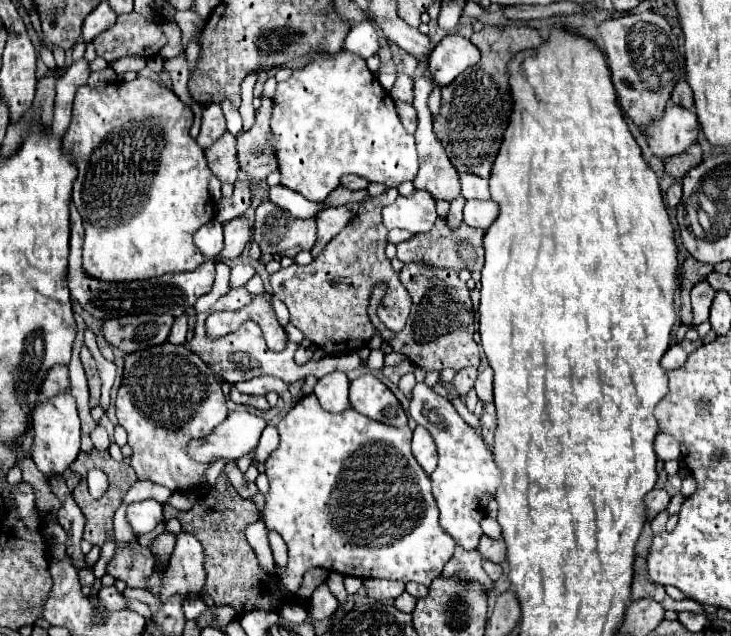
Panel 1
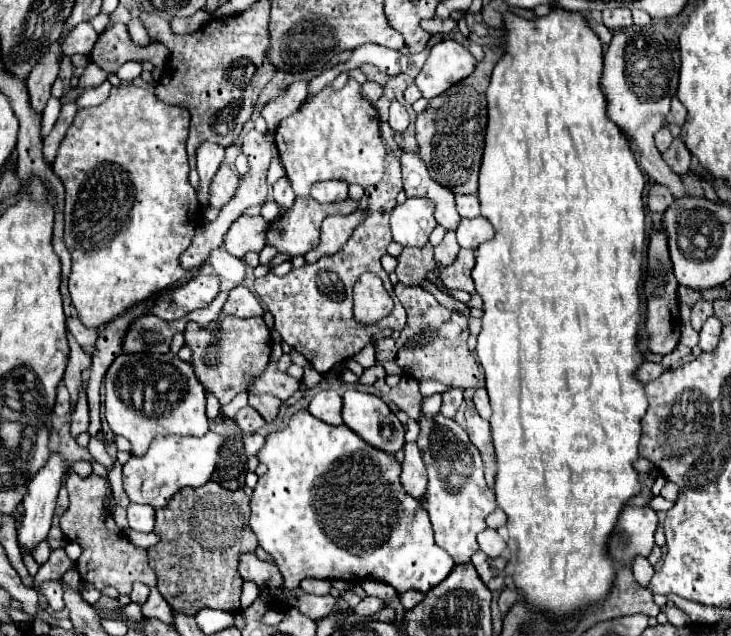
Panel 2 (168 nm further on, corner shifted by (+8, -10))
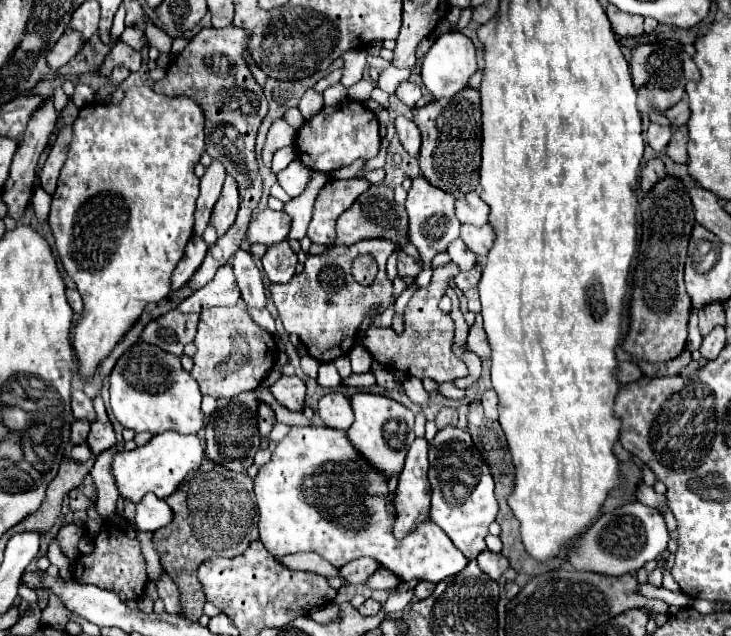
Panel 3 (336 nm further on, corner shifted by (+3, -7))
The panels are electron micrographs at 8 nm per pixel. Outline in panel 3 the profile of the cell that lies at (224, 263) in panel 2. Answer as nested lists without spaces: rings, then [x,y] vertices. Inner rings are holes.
[[[242,249],[236,251],[232,267],[236,273],[236,281],[238,281],[238,287],[242,291],[244,303],[248,307],[266,309],[266,285],[262,281],[262,273],[256,267],[252,255],[242,251]]]

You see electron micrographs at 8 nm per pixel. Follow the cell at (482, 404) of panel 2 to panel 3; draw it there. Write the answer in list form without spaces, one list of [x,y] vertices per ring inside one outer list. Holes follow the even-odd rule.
[[[488,389],[488,391],[482,395],[482,405],[484,405],[486,417],[498,421],[498,407],[500,407],[500,403],[498,403],[498,395],[496,395],[492,389]]]

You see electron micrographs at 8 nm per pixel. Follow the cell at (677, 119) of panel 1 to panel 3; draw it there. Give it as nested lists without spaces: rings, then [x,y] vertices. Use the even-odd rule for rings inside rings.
[[[650,123],[650,127],[648,127],[648,145],[654,151],[664,151],[666,145],[668,145],[668,141],[670,141],[670,135],[672,135],[670,127]]]

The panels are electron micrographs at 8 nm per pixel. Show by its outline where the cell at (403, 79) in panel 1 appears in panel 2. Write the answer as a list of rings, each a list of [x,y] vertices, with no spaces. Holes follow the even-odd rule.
[[[391,100],[391,114],[389,114],[389,126],[397,132],[405,132],[409,124],[409,116],[407,116],[407,110],[401,102],[397,100]]]

